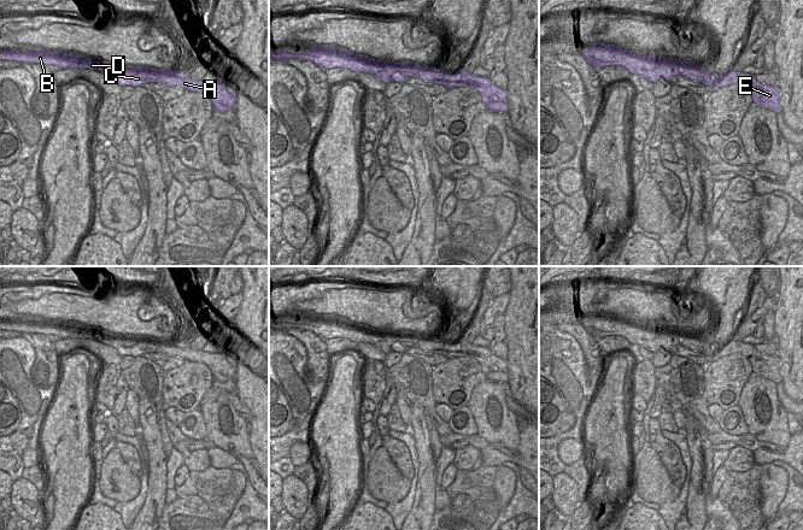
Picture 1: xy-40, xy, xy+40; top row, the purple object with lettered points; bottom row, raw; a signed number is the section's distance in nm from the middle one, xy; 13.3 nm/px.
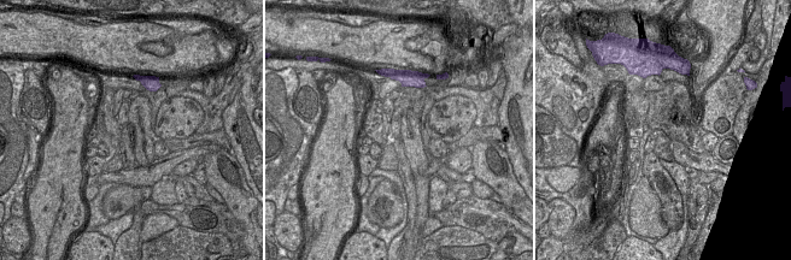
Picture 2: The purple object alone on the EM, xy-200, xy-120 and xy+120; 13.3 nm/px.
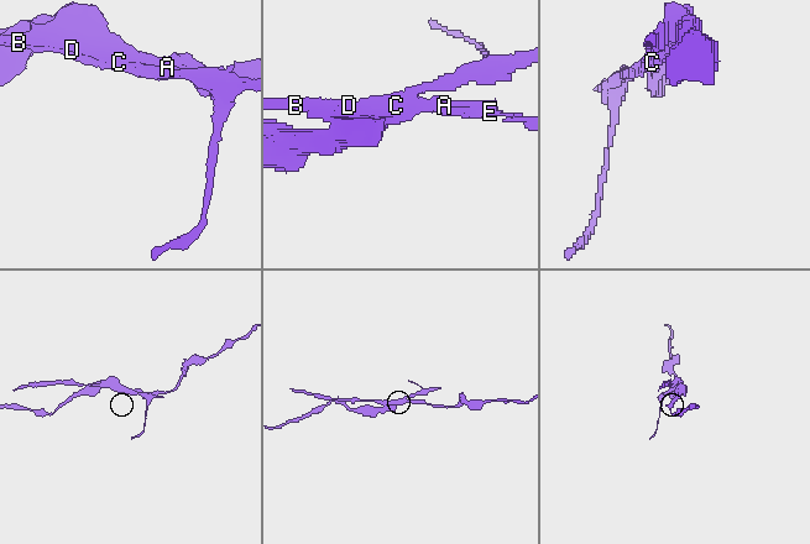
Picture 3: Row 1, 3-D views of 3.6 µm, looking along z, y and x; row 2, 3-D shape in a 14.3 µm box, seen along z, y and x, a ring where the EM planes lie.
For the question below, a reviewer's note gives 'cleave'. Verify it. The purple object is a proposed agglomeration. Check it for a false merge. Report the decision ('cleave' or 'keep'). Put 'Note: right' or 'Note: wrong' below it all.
cleave
Note: right

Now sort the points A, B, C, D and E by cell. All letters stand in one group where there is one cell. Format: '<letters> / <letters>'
A E / B C D

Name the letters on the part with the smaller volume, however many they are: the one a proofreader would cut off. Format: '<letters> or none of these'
B, C, D.

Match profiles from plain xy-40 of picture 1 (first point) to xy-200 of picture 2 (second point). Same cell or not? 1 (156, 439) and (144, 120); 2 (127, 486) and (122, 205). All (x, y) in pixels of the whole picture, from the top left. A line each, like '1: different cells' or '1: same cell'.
1: same cell
2: same cell

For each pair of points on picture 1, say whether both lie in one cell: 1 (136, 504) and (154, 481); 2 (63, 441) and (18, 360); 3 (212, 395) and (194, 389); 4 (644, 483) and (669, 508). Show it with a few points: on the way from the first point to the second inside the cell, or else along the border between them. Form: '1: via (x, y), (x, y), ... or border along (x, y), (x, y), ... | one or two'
1: border along (148, 465), (146, 499), (135, 517) | two
2: border along (56, 387), (53, 399), (45, 413), (39, 437) | two
3: border along (211, 384), (198, 407) | two
4: border along (681, 488), (672, 500), (660, 505) | two

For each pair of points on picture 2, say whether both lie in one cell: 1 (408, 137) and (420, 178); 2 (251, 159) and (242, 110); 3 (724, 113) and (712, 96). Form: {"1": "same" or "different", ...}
{"1": "same", "2": "same", "3": "same"}

